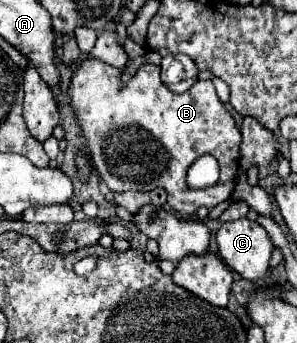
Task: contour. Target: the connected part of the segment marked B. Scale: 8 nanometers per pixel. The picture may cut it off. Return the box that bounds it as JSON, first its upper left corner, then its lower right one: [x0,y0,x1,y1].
[71,59,241,215]

